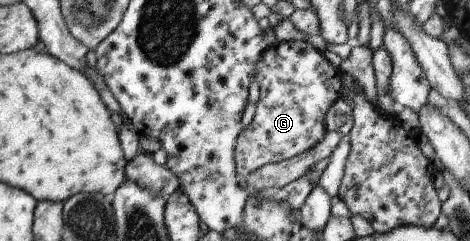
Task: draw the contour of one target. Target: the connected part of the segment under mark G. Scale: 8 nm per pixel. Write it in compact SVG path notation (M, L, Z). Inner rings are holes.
M282 41L264 50L255 66L255 80L260 84L260 98L251 124L240 132L235 146L235 169L238 178L245 178L268 163L279 163L314 148L325 135L325 116L339 99L343 88L343 73L308 41Z

